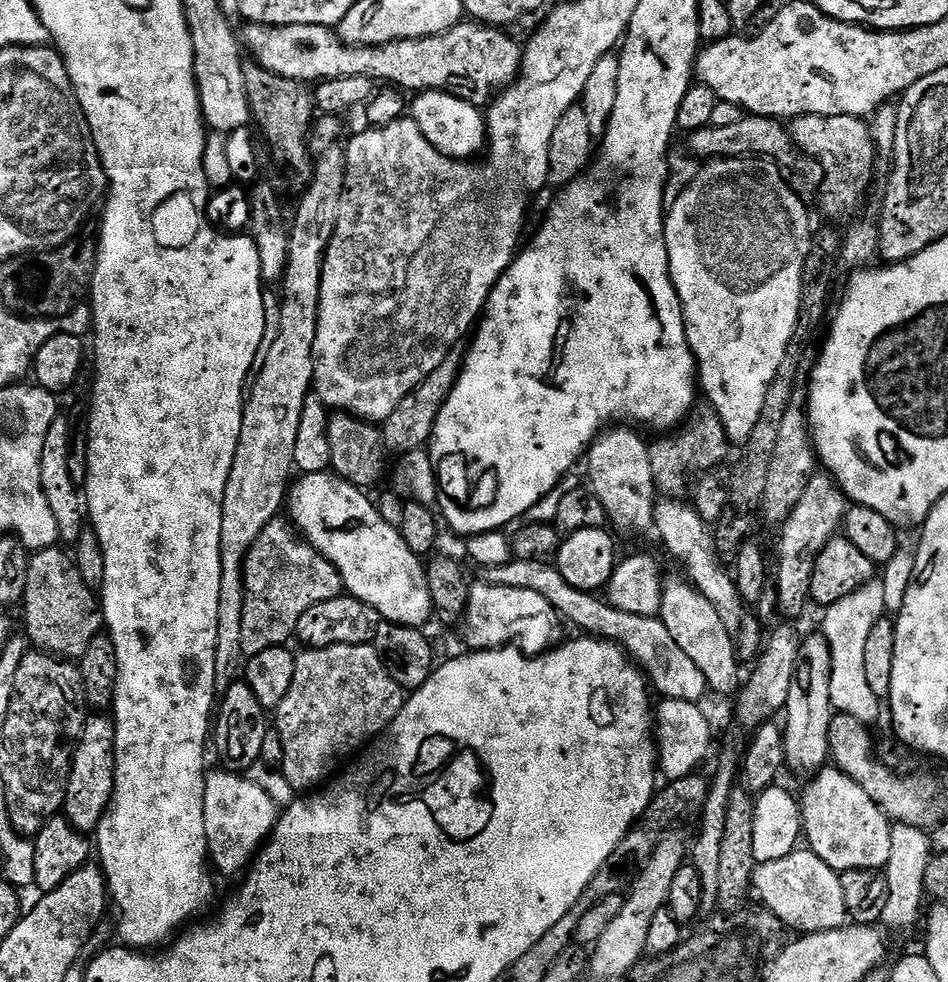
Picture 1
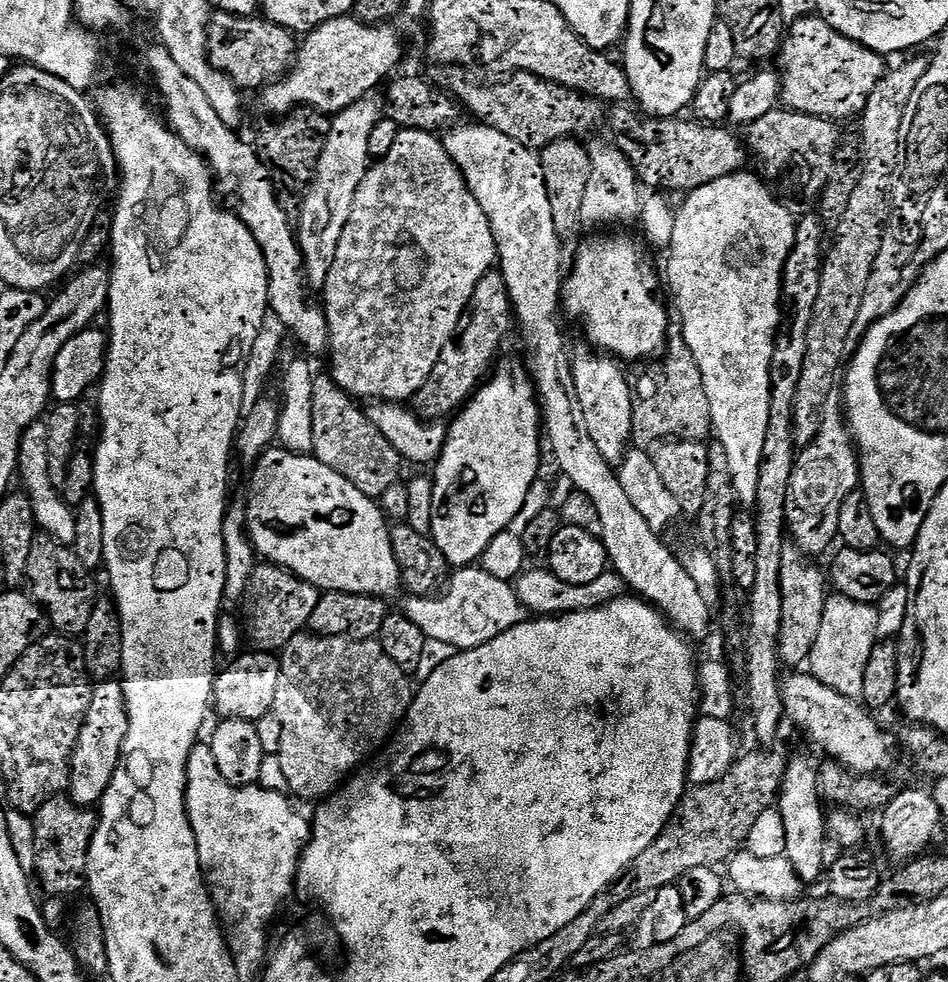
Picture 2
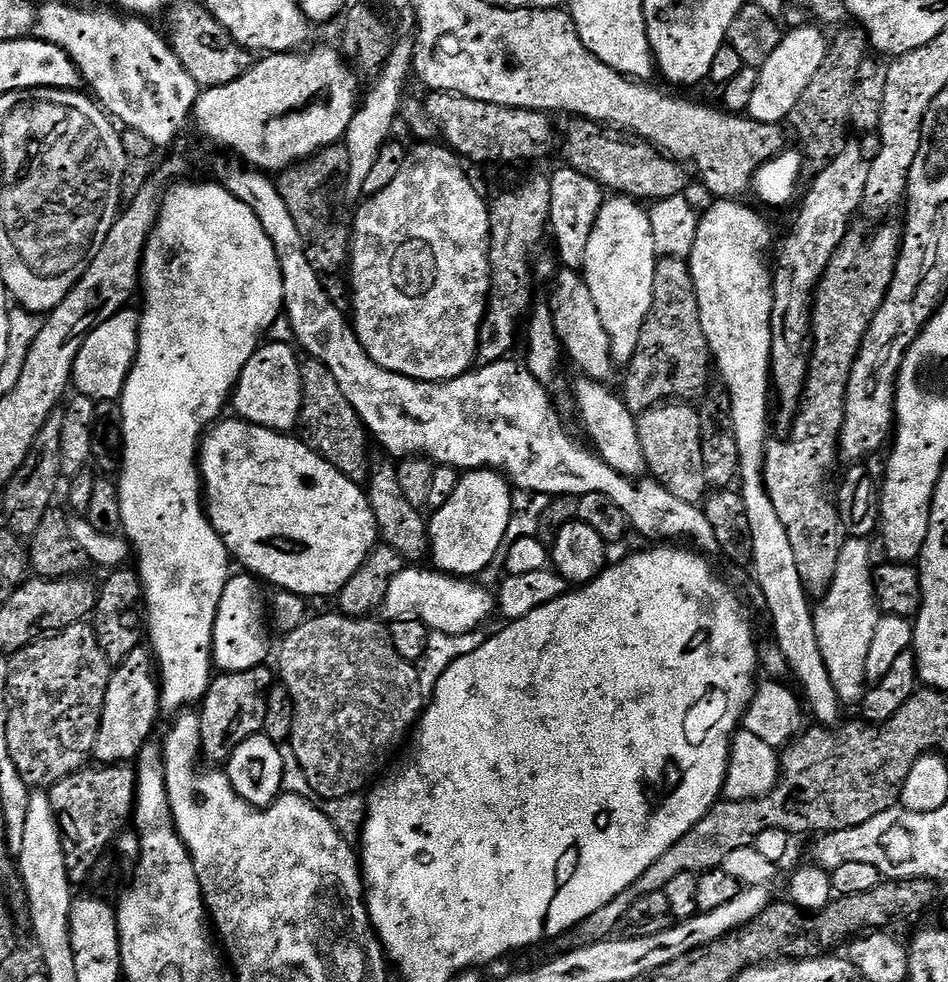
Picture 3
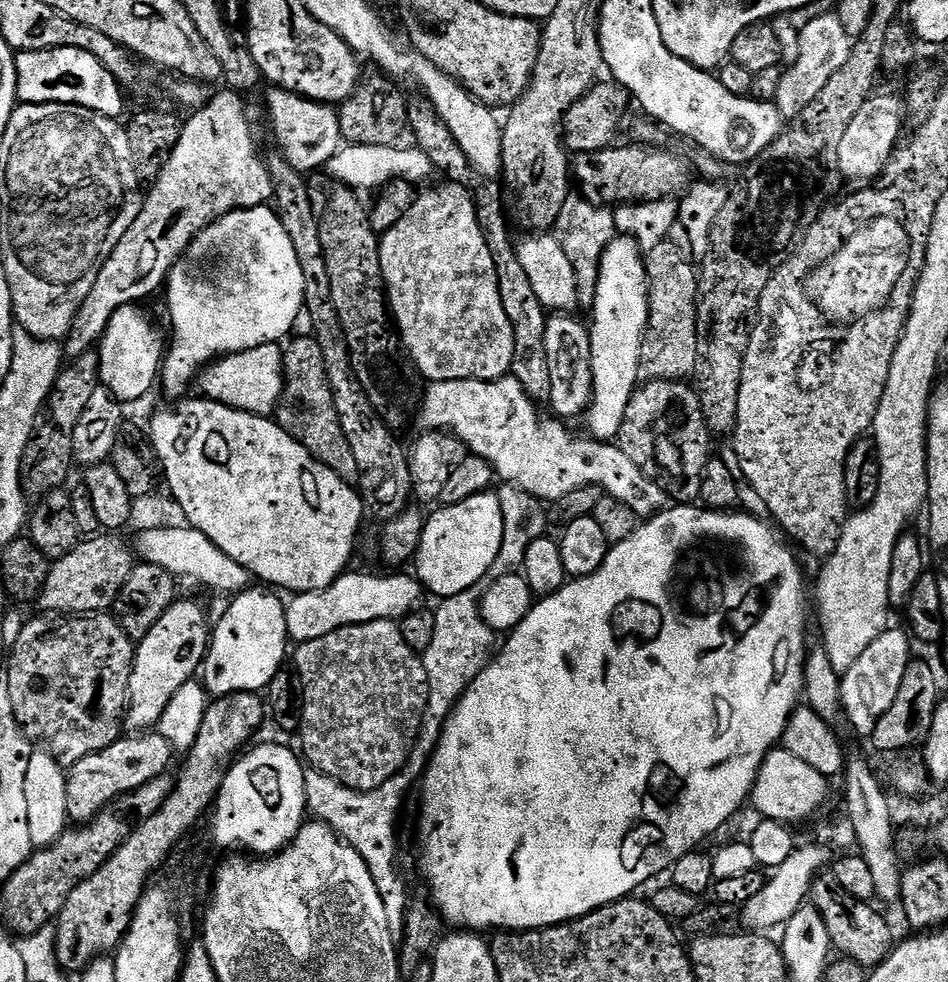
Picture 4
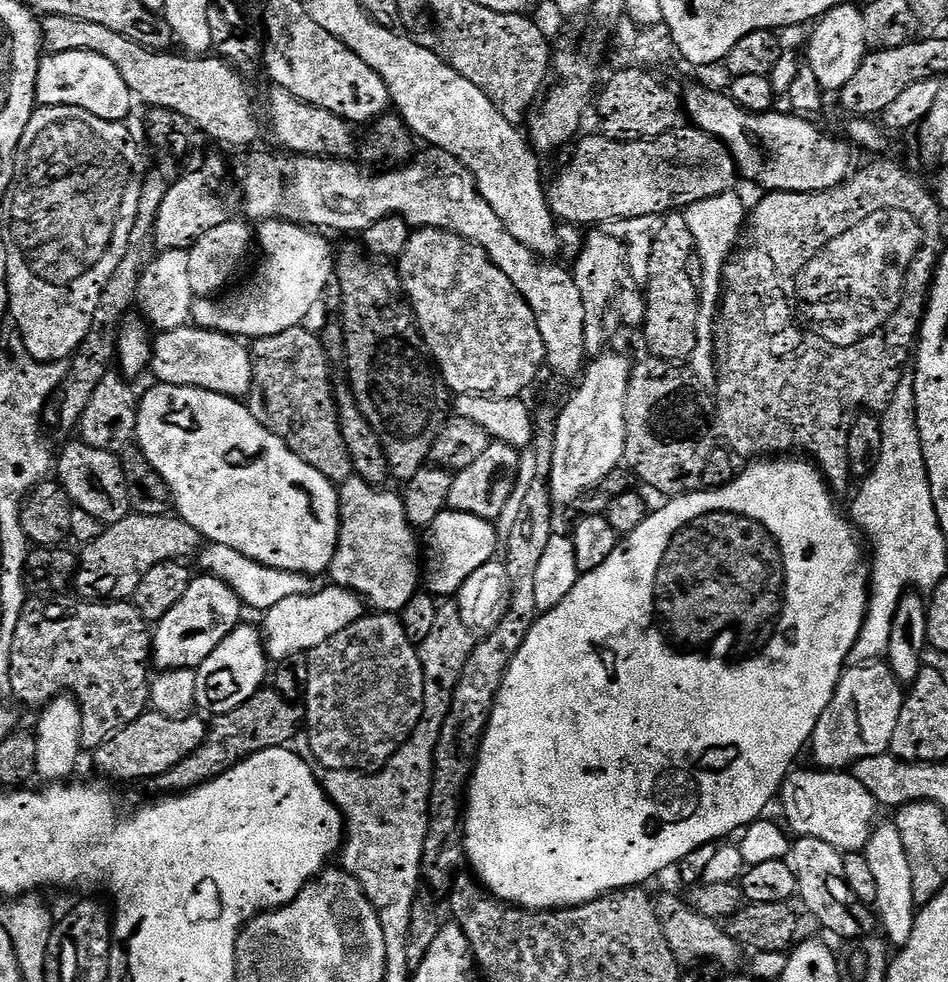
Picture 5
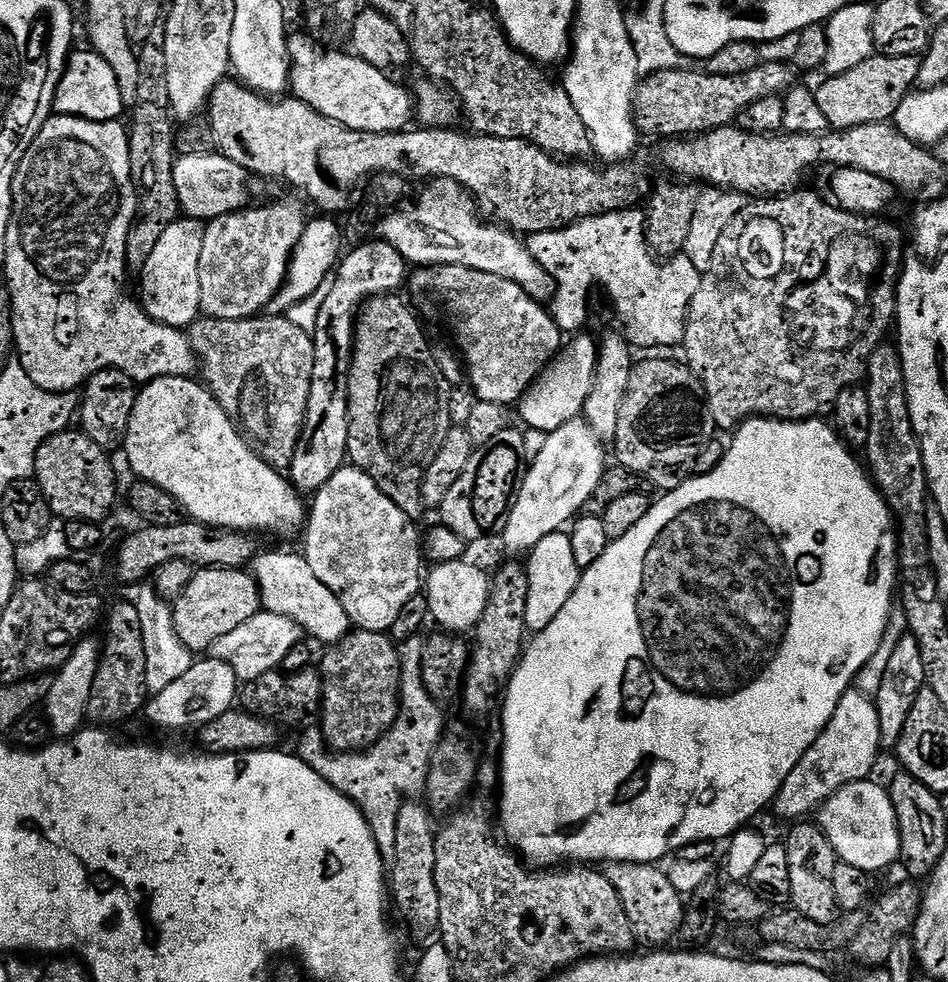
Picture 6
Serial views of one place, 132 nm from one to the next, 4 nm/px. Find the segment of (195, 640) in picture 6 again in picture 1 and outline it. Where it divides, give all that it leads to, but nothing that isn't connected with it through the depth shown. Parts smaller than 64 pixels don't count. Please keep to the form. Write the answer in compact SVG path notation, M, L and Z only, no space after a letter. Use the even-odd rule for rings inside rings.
M108 714L89 715L82 726L80 739L76 741L76 751L72 754L72 769L68 775L63 815L68 817L79 832L95 833L102 822L104 812L114 794L116 781L116 721Z

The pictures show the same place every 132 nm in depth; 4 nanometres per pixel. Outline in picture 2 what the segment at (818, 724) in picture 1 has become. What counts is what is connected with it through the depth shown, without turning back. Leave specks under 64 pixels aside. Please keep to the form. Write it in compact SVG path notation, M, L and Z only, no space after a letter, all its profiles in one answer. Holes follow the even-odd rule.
M808 756L791 757L788 769L784 772L784 781L780 787L778 809L786 828L786 848L784 856L793 864L797 876L804 884L823 877L826 870L824 854L824 836L826 840L826 809L820 790L820 773L818 764ZM825 862L825 864L824 864Z

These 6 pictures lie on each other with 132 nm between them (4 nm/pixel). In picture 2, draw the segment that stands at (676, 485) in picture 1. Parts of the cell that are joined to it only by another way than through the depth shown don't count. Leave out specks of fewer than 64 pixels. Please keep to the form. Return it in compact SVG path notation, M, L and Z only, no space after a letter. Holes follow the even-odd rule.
M660 362L653 363L652 372L635 381L640 389L640 400L632 398L632 444L655 445L670 440L707 441L713 435L710 418L710 398L706 398L706 386L699 372L676 372L676 368L664 368Z

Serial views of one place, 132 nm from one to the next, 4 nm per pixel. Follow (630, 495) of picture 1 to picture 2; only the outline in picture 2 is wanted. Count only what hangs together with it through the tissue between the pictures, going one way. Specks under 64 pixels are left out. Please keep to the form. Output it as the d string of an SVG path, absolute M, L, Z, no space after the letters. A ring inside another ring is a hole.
M588 346L583 347L577 352L575 349L570 356L578 402L582 402L582 414L586 417L586 426L589 427L590 436L594 438L598 450L602 450L602 458L606 458L609 464L616 466L628 455L632 444L633 385L630 380L628 384L623 370L619 368L621 365L611 355L601 354Z

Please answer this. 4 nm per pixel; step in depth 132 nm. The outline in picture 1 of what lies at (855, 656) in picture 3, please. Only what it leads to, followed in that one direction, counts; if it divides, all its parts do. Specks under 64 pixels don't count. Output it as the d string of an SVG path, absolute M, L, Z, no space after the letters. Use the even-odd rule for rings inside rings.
M879 579L868 581L858 590L854 590L854 594L842 598L842 602L827 605L825 612L828 613L824 616L822 634L830 646L832 655L830 702L839 715L858 718L858 722L872 726L880 716L882 700L866 683L865 647L866 638L870 629L874 627L874 622L885 619L886 616L886 597L882 595Z

